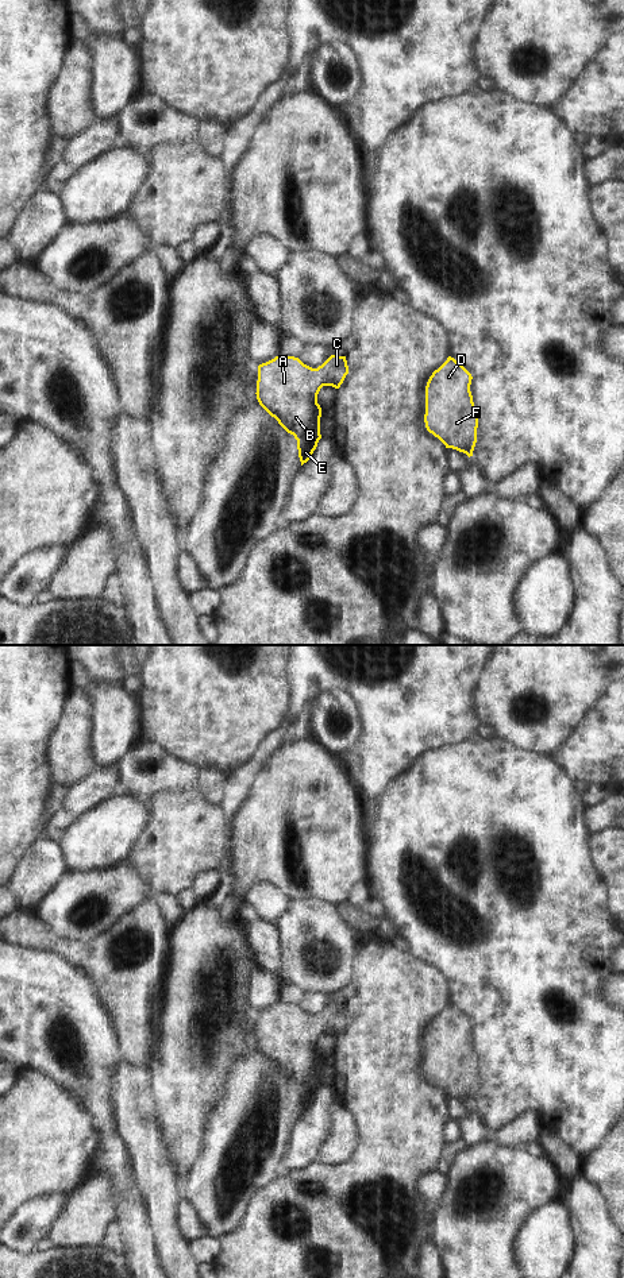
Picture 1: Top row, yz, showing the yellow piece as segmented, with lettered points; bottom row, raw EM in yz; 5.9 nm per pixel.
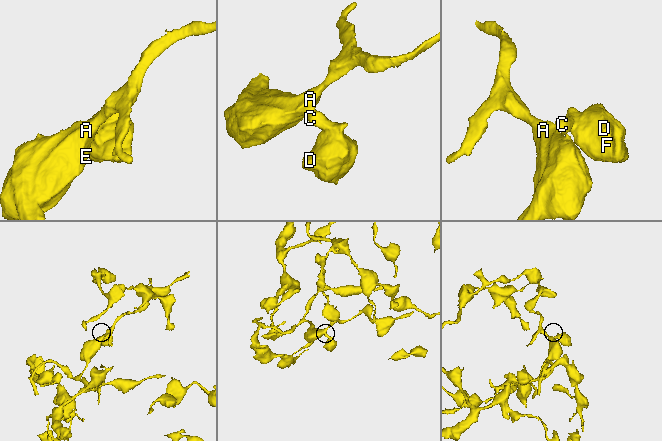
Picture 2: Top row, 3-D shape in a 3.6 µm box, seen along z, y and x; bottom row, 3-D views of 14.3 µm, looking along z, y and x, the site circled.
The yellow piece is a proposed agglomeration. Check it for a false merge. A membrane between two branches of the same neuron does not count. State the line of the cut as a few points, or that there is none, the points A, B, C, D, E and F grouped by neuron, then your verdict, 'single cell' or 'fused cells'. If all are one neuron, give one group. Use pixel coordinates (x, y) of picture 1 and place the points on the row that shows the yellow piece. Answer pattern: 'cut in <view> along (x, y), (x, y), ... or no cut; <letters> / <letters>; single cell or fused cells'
no cut; A B C D E F; single cell

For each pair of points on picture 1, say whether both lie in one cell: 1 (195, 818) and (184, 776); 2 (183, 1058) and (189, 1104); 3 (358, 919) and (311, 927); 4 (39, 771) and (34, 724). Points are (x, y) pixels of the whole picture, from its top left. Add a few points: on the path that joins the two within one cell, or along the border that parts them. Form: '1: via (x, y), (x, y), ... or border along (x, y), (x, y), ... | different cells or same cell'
1: border along (196, 786), (164, 790), (156, 795) | different cells
2: via (189, 1069), (189, 1093) | same cell
3: border along (346, 918), (358, 939) | different cells
4: via (34, 759), (34, 736) | same cell

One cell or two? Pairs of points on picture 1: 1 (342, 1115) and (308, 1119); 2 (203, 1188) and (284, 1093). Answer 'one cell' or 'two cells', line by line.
1: two cells
2: one cell

